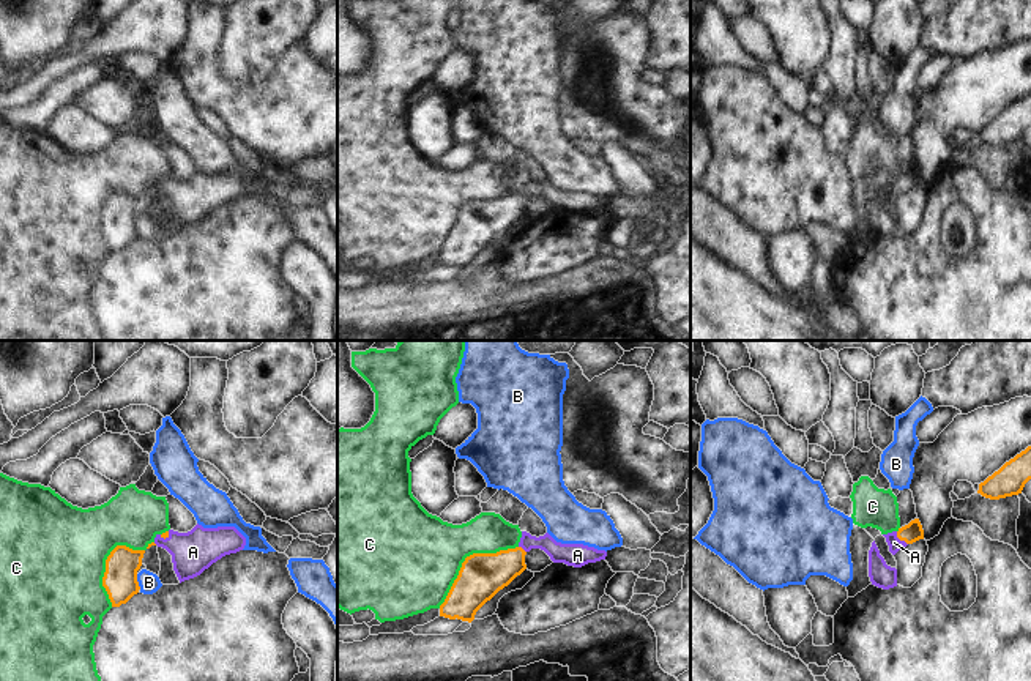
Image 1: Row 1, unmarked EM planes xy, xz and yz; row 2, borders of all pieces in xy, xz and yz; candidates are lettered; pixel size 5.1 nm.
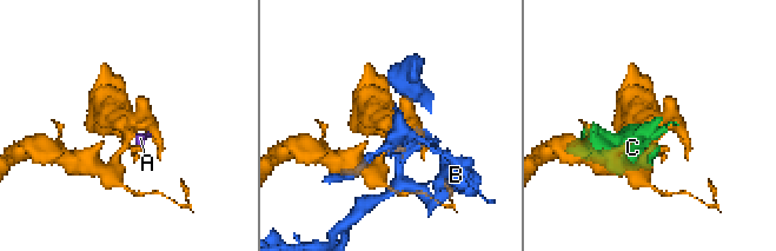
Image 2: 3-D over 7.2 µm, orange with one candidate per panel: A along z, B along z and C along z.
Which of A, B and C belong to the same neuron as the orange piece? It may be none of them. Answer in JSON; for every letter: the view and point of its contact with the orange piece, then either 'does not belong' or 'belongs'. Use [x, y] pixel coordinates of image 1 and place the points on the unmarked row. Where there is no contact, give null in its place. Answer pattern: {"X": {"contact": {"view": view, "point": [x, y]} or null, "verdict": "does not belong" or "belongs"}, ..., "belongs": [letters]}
{"A": {"contact": {"view": "yz", "point": [900, 186]}, "verdict": "belongs"}, "B": {"contact": {"view": "xy", "point": [137, 229]}, "verdict": "does not belong"}, "C": {"contact": {"view": "xz", "point": [467, 204]}, "verdict": "does not belong"}, "belongs": ["A"]}

